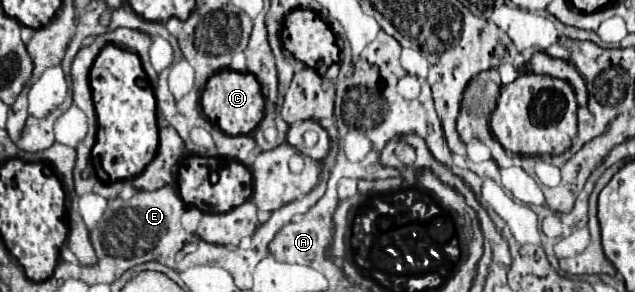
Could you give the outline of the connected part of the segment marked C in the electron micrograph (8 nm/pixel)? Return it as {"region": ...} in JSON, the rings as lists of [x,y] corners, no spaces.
{"region":[[[220,70],[204,86],[202,110],[210,118],[210,122],[218,124],[218,128],[226,134],[230,134],[230,136],[250,134],[262,120],[262,112],[264,112],[264,98],[260,94],[260,84],[248,72]]]}

